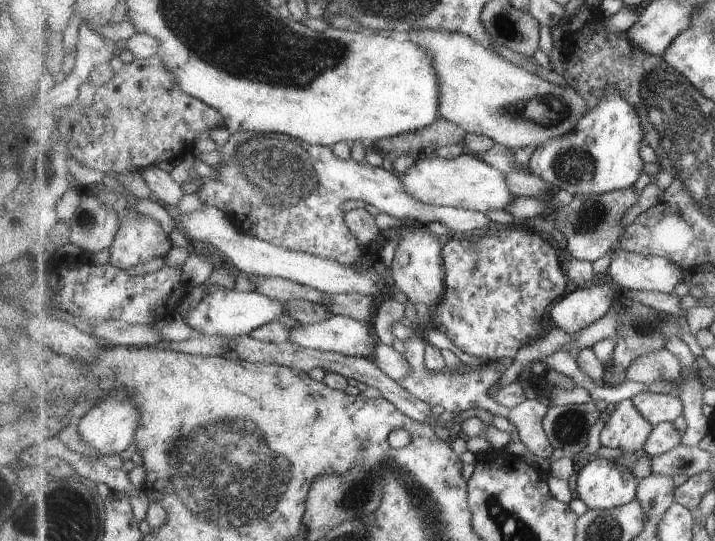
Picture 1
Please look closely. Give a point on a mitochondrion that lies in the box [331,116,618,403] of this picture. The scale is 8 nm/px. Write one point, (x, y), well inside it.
(577, 164)

